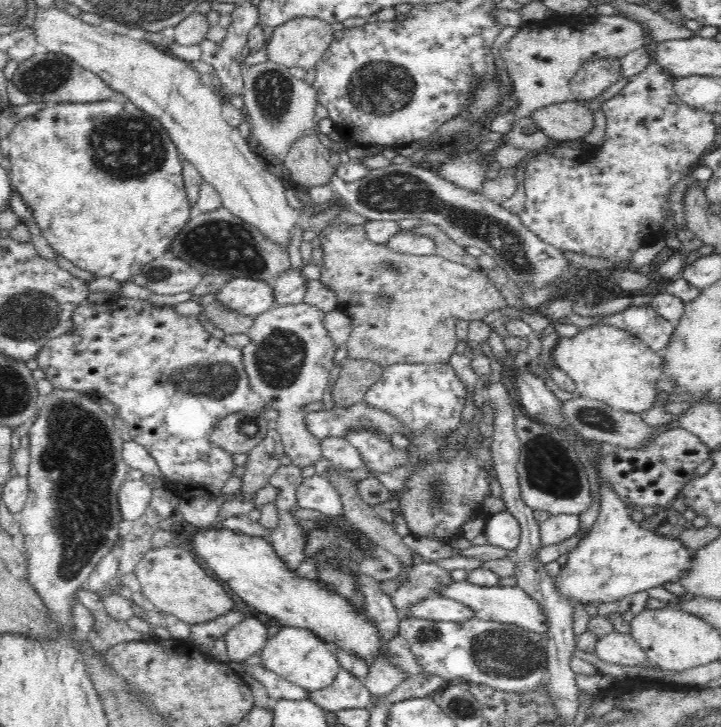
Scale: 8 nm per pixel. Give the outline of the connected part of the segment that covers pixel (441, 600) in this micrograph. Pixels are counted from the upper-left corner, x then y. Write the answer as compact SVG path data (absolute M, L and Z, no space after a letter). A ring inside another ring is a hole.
M438 594L432 597L418 600L410 606L408 617L427 618L435 621L464 622L468 618L476 617L476 612L470 607L454 599Z

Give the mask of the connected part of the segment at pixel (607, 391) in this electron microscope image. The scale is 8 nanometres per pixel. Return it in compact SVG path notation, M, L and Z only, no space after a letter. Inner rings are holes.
M602 324L582 328L574 338L560 338L552 356L557 368L566 372L574 381L574 393L577 396L599 400L612 408L636 414L652 408L656 402L658 382L663 378L662 357L628 331Z

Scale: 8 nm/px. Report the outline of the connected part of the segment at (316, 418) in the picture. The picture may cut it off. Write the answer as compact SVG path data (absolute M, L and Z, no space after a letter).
M366 401L349 407L334 407L330 410L310 411L304 416L304 423L319 439L328 436L344 438L350 430L371 428L384 436L392 436L400 432L410 436L410 427L396 419L390 412L372 407Z

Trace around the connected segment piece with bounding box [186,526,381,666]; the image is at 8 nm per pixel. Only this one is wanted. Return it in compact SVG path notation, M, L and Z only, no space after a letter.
M224 526L221 529L210 527L210 529L198 531L186 546L194 550L196 558L202 558L206 566L210 568L209 570L214 572L222 582L226 582L228 588L236 592L248 606L264 612L269 617L277 618L282 626L307 628L322 641L330 644L333 649L342 647L346 651L362 657L369 666L372 666L372 662L379 655L378 651L381 649L379 630L371 619L367 618L367 614L355 610L345 596L340 596L337 592L326 588L325 584L317 578L298 577L296 571L289 570L265 538L236 533Z

